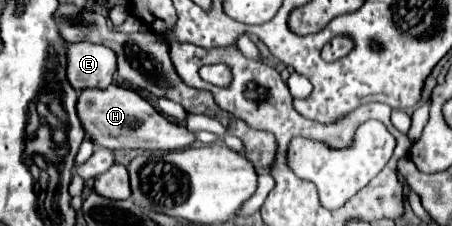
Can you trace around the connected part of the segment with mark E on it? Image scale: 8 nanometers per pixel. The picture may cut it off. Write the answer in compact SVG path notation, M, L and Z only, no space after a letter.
M78 42L68 46L68 80L72 88L106 88L116 72L116 54L102 44Z

